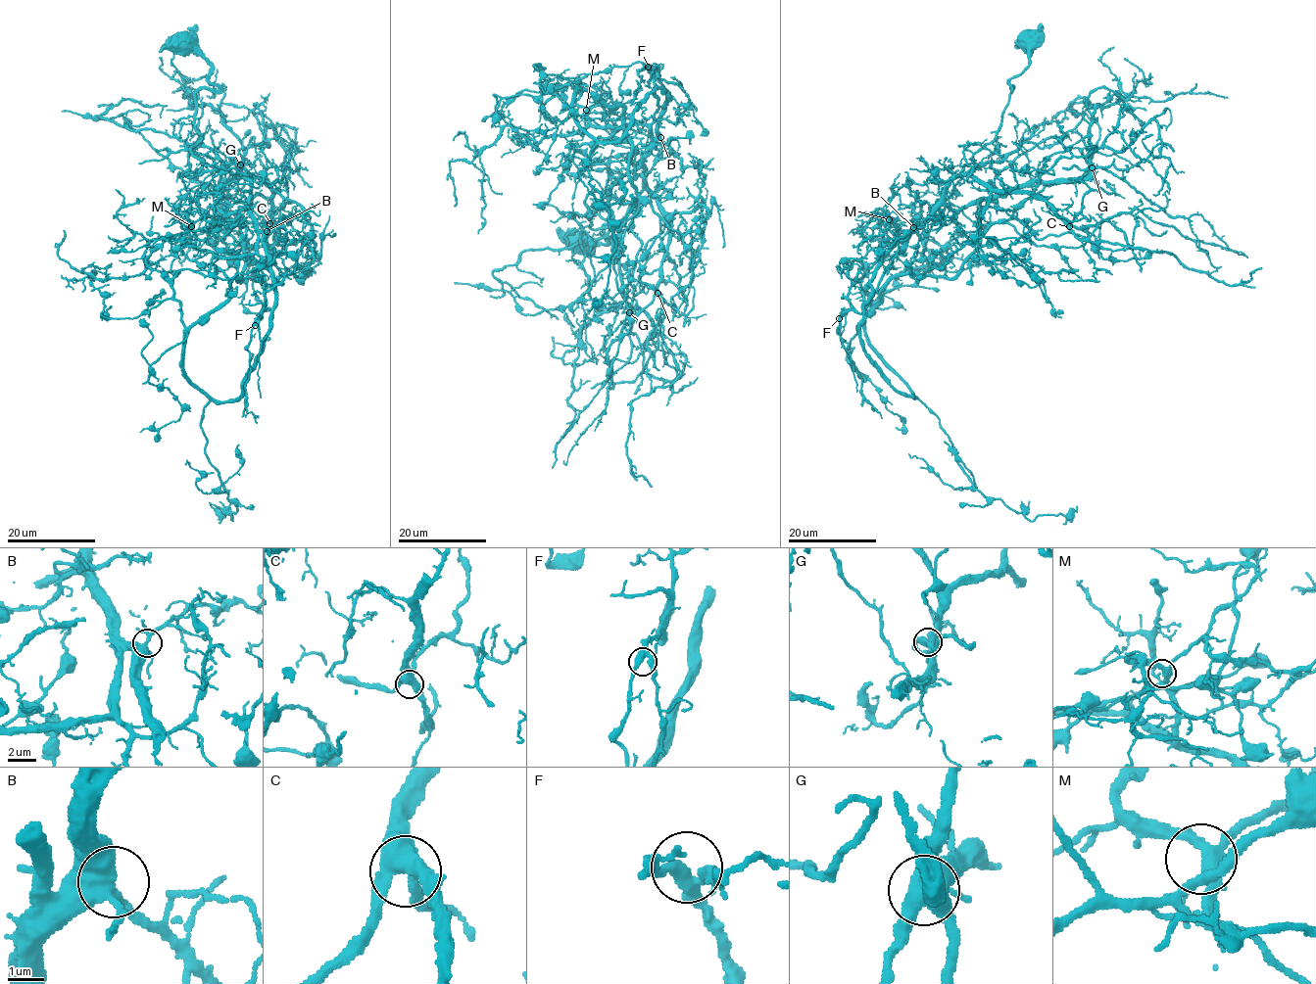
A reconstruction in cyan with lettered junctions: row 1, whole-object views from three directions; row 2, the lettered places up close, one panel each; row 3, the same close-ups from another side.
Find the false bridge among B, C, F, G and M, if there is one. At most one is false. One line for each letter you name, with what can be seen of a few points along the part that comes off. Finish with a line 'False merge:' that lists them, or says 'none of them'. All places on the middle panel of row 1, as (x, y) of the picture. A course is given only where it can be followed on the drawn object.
G: course (629, 312), (624, 327), (630, 340), (631, 356), (611, 377), (606, 408), (581, 434), (564, 464), (563, 460)
False merge: G

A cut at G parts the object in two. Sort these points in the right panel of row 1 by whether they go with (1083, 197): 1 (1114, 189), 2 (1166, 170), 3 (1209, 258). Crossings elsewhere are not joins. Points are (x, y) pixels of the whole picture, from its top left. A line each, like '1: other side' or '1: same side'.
1: same side
2: same side
3: same side

